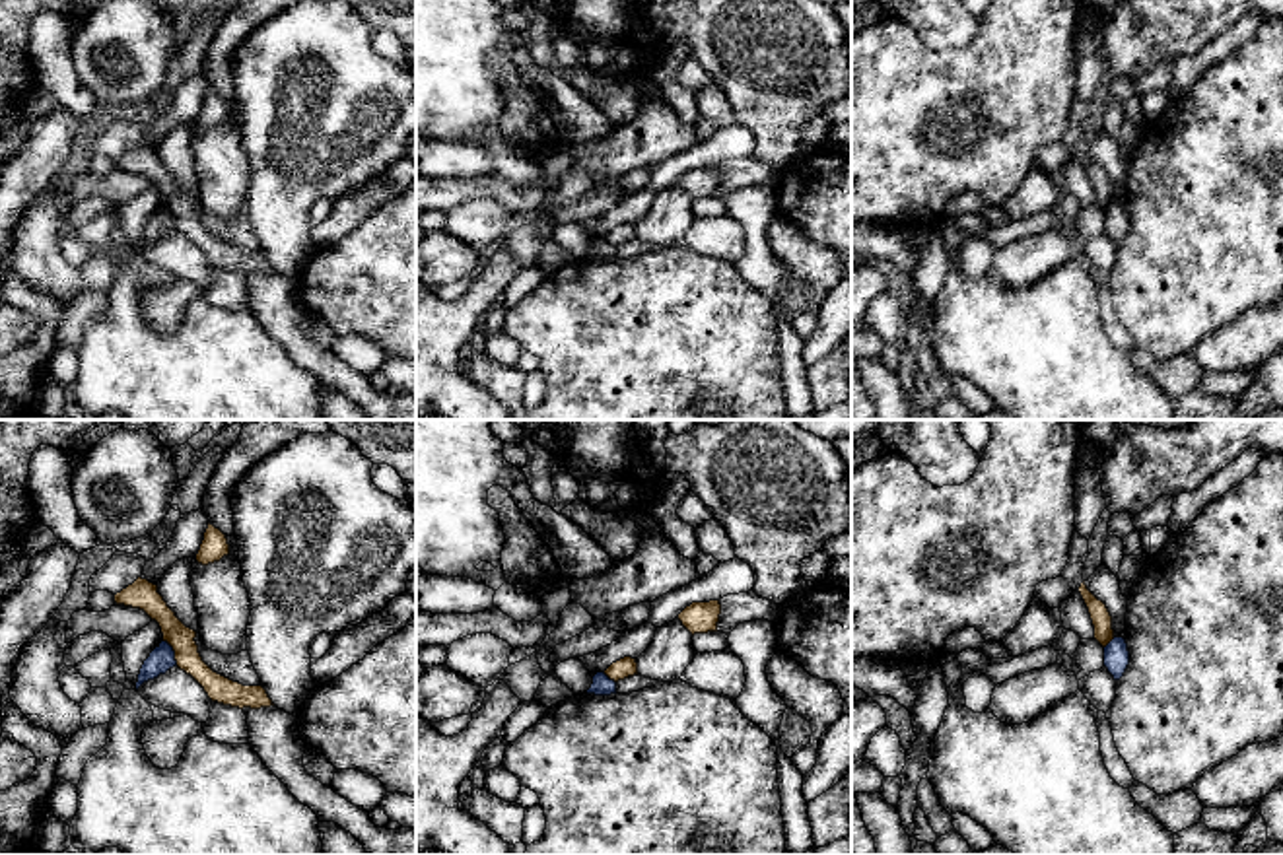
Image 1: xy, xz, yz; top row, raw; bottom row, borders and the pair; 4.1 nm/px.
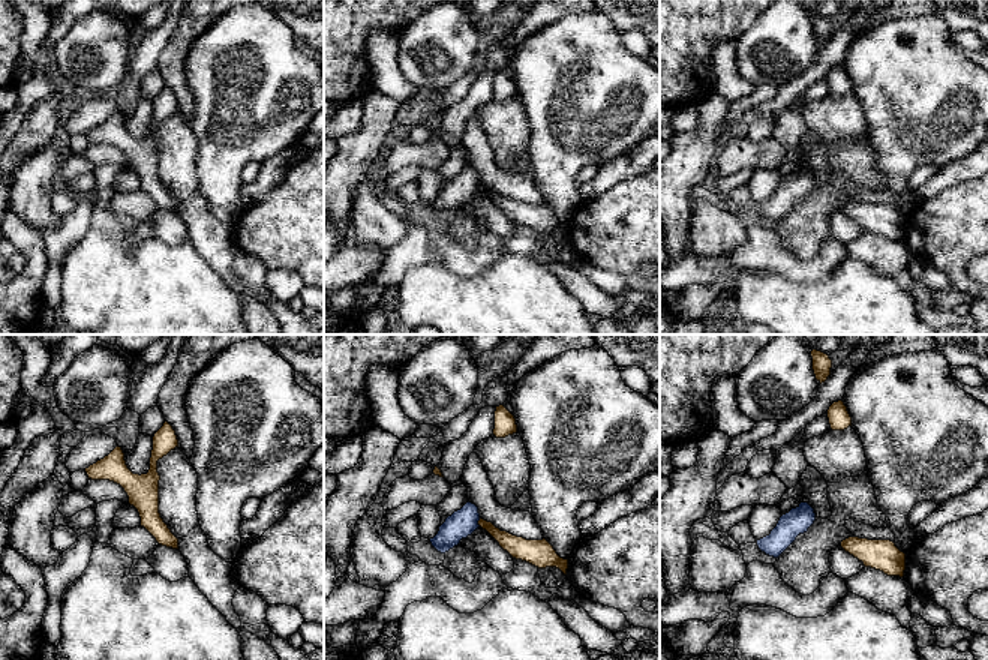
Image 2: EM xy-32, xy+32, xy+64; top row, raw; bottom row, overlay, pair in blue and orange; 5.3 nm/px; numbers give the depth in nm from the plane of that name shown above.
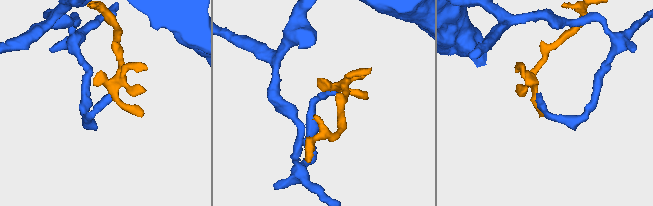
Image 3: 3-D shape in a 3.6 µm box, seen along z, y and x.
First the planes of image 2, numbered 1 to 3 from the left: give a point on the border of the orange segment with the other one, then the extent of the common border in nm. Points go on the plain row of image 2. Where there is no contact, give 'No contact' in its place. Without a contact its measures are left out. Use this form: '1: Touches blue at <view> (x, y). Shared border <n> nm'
1: No contact
2: Touches blue at xy+32 (477, 186). Shared border 50 nm
3: No contact

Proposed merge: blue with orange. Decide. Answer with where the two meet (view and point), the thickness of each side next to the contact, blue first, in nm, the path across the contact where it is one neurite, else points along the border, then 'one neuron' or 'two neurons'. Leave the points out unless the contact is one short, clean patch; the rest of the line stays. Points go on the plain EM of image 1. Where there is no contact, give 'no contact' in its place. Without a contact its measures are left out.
xy (173, 218) | 100/110 nm | along xy (164, 205), (172, 212), (177, 230) | two neurons

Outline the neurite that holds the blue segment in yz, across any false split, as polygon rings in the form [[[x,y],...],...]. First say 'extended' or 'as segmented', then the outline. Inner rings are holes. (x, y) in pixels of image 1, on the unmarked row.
as segmented; [[[1114,202],[1104,212],[1104,231],[1114,241],[1114,245],[1120,245],[1129,229],[1129,216],[1124,202]]]

